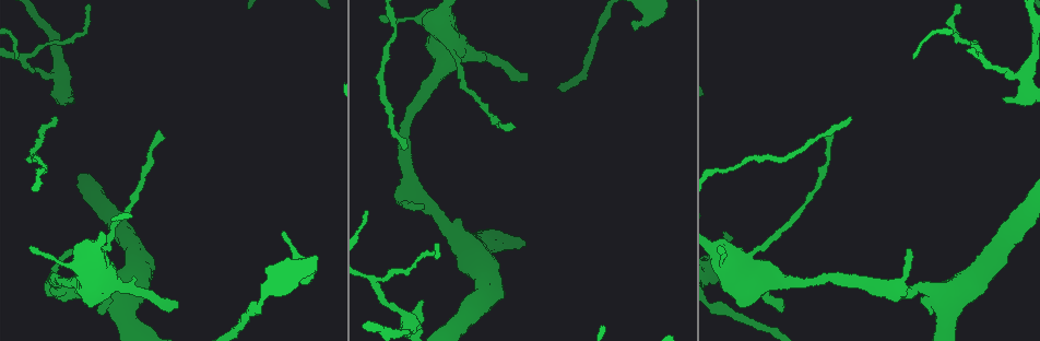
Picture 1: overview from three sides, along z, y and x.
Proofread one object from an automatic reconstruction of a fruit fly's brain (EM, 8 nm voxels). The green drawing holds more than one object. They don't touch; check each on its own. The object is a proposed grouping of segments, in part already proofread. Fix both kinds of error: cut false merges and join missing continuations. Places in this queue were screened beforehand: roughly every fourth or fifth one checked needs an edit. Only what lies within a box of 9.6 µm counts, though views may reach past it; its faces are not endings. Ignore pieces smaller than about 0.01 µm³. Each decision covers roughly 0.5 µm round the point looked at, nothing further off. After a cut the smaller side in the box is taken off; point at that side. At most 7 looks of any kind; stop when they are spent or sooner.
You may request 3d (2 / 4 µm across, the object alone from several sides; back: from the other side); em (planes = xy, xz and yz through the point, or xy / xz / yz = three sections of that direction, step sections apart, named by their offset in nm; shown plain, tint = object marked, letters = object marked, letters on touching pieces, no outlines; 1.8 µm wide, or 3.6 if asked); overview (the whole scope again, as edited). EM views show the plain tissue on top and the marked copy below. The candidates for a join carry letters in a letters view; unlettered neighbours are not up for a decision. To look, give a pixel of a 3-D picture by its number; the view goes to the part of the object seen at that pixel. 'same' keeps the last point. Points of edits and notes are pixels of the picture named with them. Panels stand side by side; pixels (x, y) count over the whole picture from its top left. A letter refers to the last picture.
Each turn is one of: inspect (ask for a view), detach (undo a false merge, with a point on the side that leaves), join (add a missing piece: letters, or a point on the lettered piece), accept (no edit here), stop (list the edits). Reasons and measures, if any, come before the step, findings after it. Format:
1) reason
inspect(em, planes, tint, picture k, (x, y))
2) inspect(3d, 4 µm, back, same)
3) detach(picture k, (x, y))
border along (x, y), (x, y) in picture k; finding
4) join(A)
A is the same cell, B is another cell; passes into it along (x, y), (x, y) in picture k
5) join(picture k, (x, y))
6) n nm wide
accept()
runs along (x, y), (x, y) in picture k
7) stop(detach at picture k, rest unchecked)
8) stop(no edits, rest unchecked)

an open end
inspect(em, planes, letters, picture 1, (54, 117))

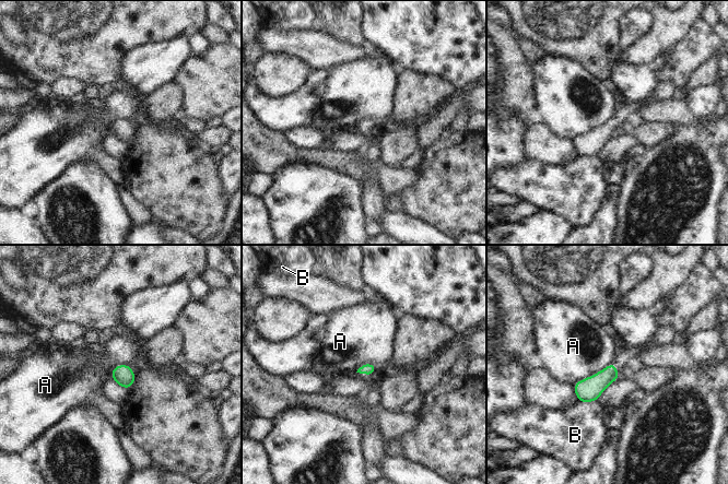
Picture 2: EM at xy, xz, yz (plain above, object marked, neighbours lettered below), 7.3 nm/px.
accept()
A and B are other cells; border along (612, 362), (574, 385) in picture 2; none of them fits

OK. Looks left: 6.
free end
inspect(em, xz, step 16, letters, picture 1, (908, 250))

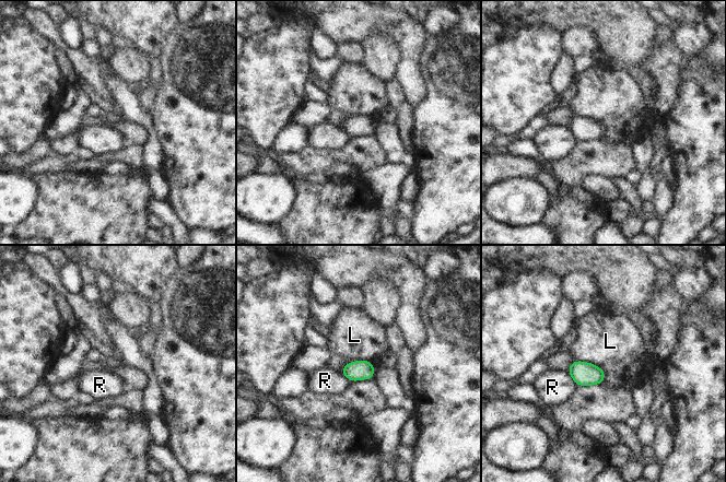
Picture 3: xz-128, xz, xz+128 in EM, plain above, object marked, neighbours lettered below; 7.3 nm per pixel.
inspect(em, planes, letters, same)

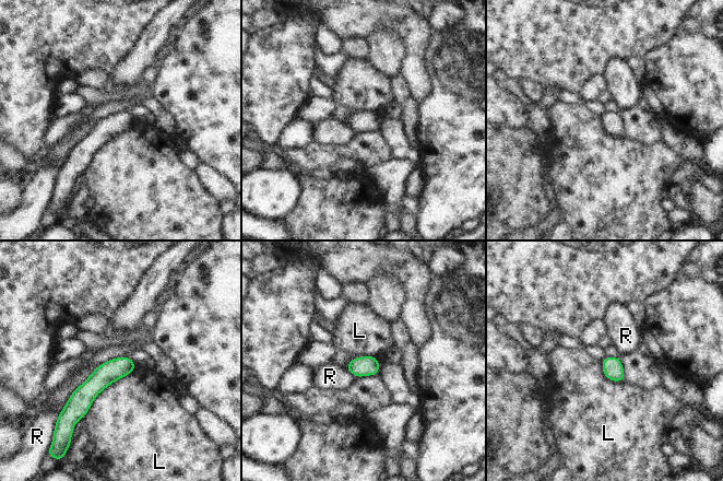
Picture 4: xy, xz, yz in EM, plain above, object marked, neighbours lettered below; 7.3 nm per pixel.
accept()
L and R are other cells; border along (135, 367), (107, 385), (81, 419) in picture 4; no lettered piece goes on from it

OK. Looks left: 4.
free end
inspect(em, 3.6 µm, planes, letters, picture 1, (177, 307))

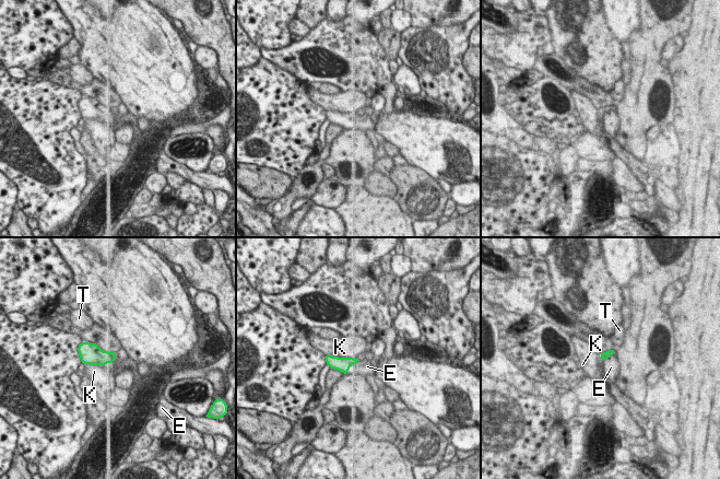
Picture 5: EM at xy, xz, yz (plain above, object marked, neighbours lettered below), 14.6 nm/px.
K touches over 550 nm
join(E)
E is the same cell, K and T are other cells; the cell continues

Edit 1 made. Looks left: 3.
stop(join at picture 5, rest unchecked)

